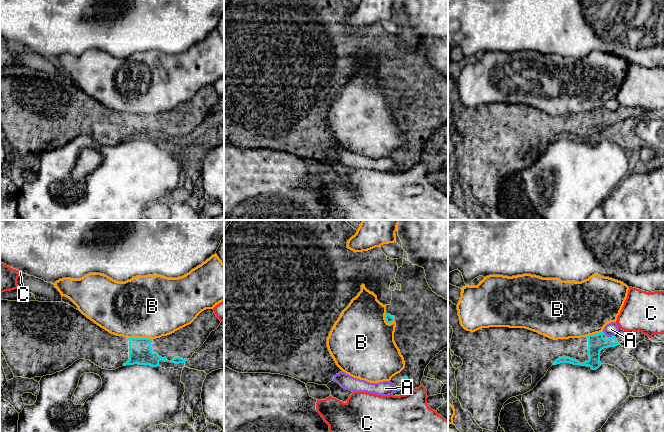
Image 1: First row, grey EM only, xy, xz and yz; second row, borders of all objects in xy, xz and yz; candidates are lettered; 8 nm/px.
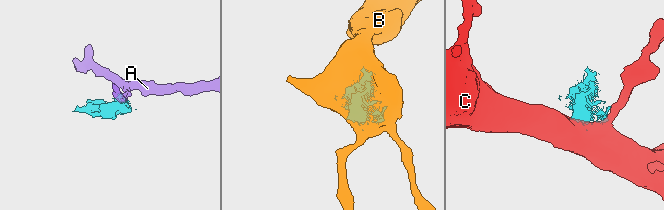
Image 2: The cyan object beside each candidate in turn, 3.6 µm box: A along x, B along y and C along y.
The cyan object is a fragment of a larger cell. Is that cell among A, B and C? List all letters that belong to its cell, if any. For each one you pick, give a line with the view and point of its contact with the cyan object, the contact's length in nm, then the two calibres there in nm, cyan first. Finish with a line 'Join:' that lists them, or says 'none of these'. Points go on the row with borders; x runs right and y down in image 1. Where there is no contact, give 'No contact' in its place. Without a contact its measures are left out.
Join: none of these

